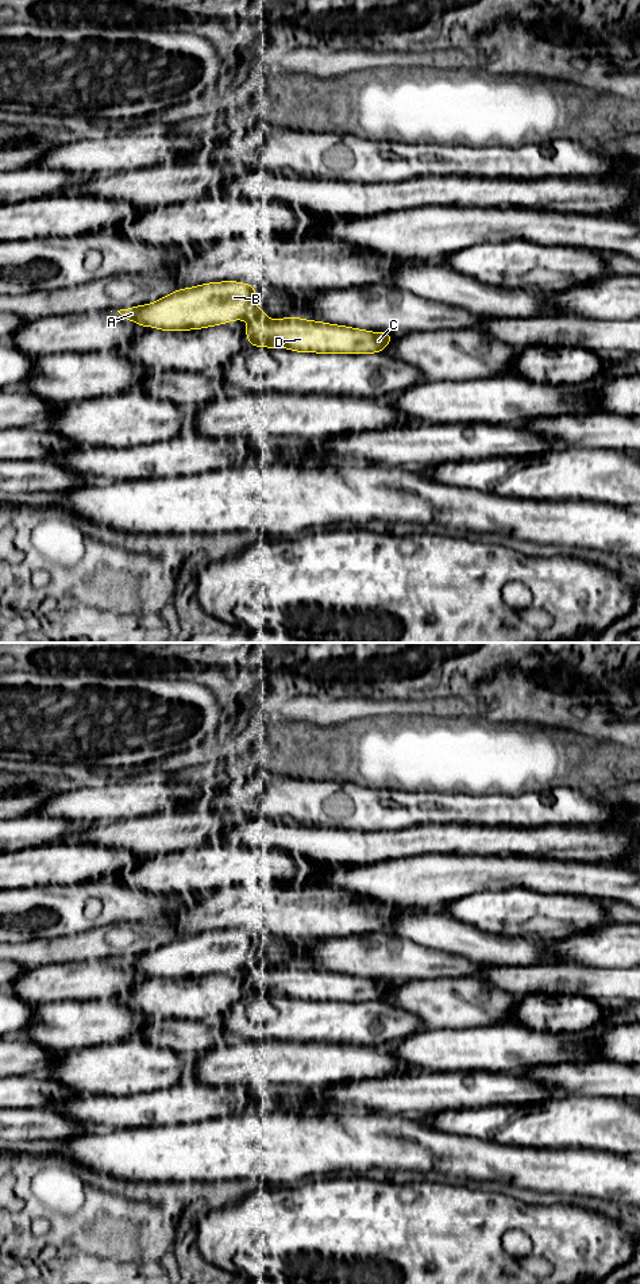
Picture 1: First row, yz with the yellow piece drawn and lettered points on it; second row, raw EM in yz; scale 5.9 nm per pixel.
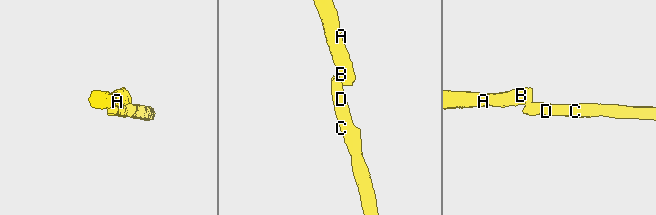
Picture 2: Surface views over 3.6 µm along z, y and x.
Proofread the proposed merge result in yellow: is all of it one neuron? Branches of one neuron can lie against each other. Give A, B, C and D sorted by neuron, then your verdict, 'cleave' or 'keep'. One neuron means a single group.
groups A B / C D; cleave

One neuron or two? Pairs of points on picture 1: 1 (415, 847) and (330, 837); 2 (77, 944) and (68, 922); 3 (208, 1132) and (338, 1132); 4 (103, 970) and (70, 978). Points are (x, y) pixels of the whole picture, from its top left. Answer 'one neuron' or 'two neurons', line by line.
1: one neuron
2: two neurons
3: one neuron
4: one neuron

